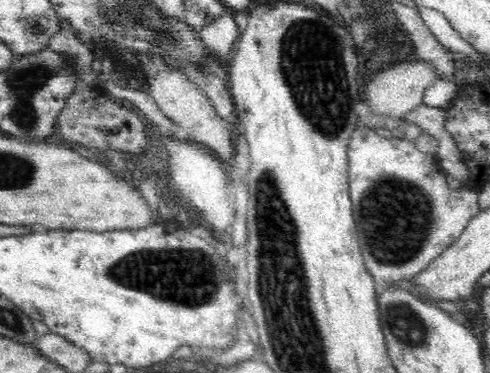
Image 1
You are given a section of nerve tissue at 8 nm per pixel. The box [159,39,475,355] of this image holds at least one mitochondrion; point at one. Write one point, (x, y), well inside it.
(397, 215)

